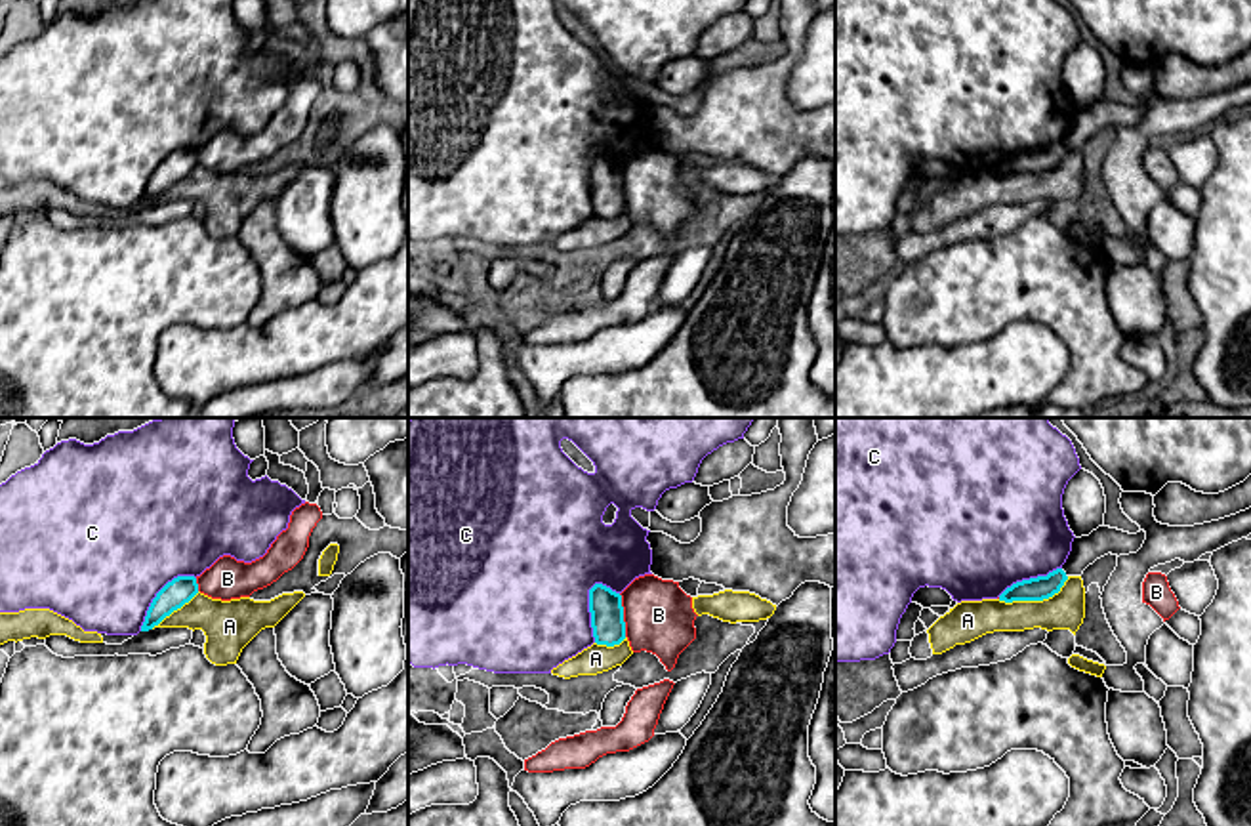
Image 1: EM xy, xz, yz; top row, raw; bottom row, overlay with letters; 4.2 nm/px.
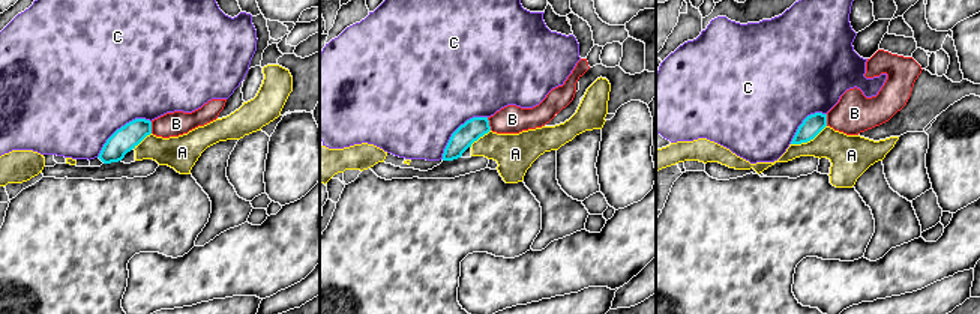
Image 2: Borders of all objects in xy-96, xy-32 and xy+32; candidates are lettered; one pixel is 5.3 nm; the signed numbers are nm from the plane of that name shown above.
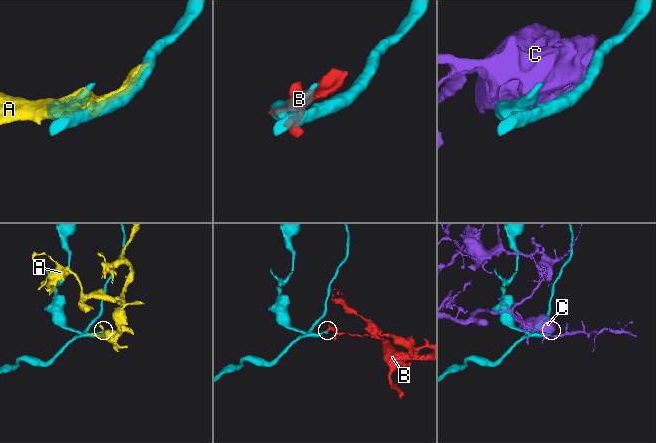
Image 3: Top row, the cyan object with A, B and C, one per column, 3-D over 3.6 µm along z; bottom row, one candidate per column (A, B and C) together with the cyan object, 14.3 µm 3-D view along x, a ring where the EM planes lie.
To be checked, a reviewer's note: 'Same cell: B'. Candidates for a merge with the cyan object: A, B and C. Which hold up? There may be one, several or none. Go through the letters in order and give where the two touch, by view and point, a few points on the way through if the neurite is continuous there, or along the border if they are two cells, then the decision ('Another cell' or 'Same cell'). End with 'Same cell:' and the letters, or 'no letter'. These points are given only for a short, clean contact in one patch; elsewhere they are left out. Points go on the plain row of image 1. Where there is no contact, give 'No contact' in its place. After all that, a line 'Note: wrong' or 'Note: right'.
A: Touches cyan at yz (1034, 172). Another cell
B: Touches cyan at xz (622, 187). Boundary: xz (618, 166), (626, 208). Another cell
C: Touches cyan at xz (590, 184). Another cell
Same cell: no letter
Note: wrong

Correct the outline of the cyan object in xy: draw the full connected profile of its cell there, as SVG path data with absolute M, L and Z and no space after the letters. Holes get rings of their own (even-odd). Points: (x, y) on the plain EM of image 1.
M177 149L168 155L153 172L141 204L149 204L158 198L174 183L181 181L198 166L198 156L195 149Z

